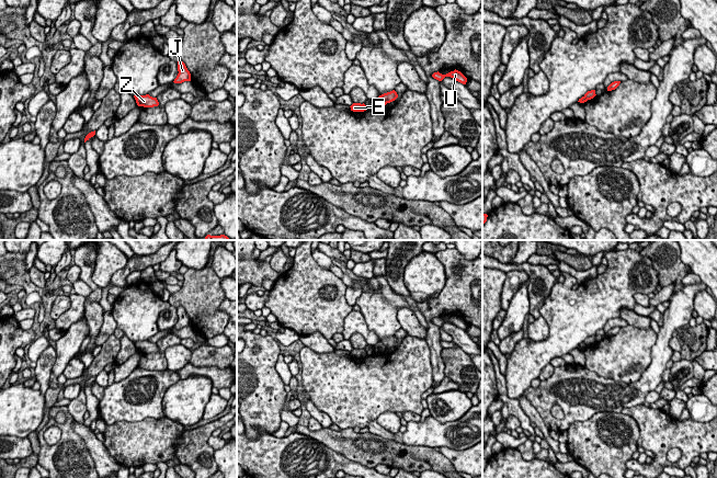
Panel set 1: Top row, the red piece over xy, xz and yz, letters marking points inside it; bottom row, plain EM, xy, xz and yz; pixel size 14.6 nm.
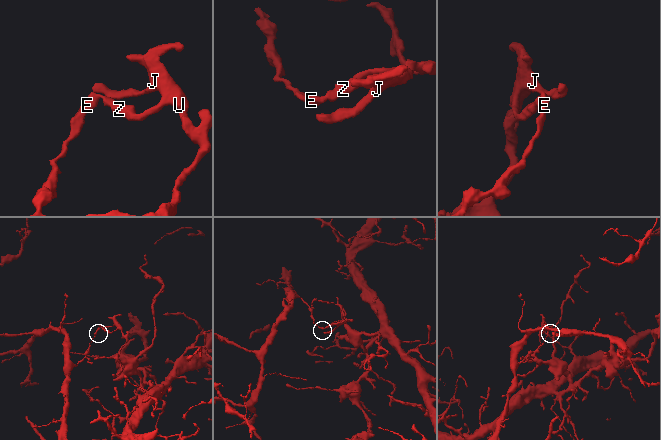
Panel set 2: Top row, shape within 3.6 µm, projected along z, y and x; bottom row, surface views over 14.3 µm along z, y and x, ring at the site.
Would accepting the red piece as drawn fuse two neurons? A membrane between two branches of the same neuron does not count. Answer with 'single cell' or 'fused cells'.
fused cells

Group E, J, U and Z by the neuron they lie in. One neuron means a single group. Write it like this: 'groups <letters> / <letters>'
groups E / J U Z

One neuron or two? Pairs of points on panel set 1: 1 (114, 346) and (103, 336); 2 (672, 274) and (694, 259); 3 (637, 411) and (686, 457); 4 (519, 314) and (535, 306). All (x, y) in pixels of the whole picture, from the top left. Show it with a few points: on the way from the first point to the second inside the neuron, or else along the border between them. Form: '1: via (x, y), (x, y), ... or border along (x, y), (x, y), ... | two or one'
1: border along (112, 333), (100, 345) | two
2: border along (680, 251), (680, 259), (690, 268) | two
3: via (651, 422), (662, 433), (670, 433), (680, 443) | one
4: border along (526, 288), (528, 313) | two

